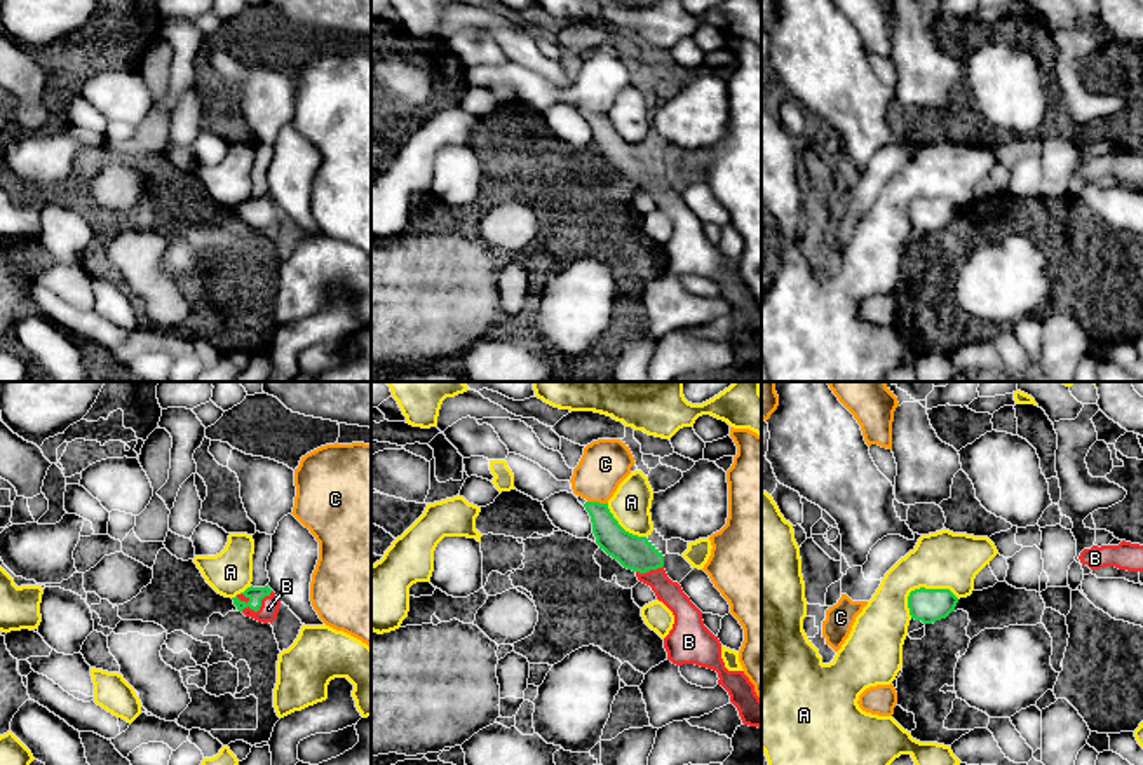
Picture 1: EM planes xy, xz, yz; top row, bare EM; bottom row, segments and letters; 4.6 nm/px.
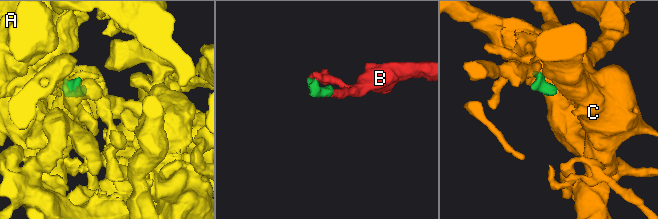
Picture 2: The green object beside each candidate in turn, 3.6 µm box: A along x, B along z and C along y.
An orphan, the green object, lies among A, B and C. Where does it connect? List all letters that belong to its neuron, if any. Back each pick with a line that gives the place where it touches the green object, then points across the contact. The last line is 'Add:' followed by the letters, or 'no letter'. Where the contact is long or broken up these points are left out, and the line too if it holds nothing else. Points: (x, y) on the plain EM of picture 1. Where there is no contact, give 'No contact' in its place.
B: Touches green at xy (257, 220). Path across: xy (255, 204), (257, 220), (269, 218)
Add: B

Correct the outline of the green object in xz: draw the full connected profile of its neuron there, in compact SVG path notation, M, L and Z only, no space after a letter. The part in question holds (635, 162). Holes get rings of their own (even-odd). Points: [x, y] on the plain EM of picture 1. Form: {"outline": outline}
{"outline": "M575 105L591 125L596 153L624 178L632 179L639 192L652 197L657 209L674 225L674 234L664 247L667 270L676 275L695 274L718 282L730 312L744 335L761 338L761 308L744 281L728 281L721 268L721 253L702 230L702 221L690 211L678 192L664 179L662 162L646 148L626 141L608 118L608 113L587 112Z"}

